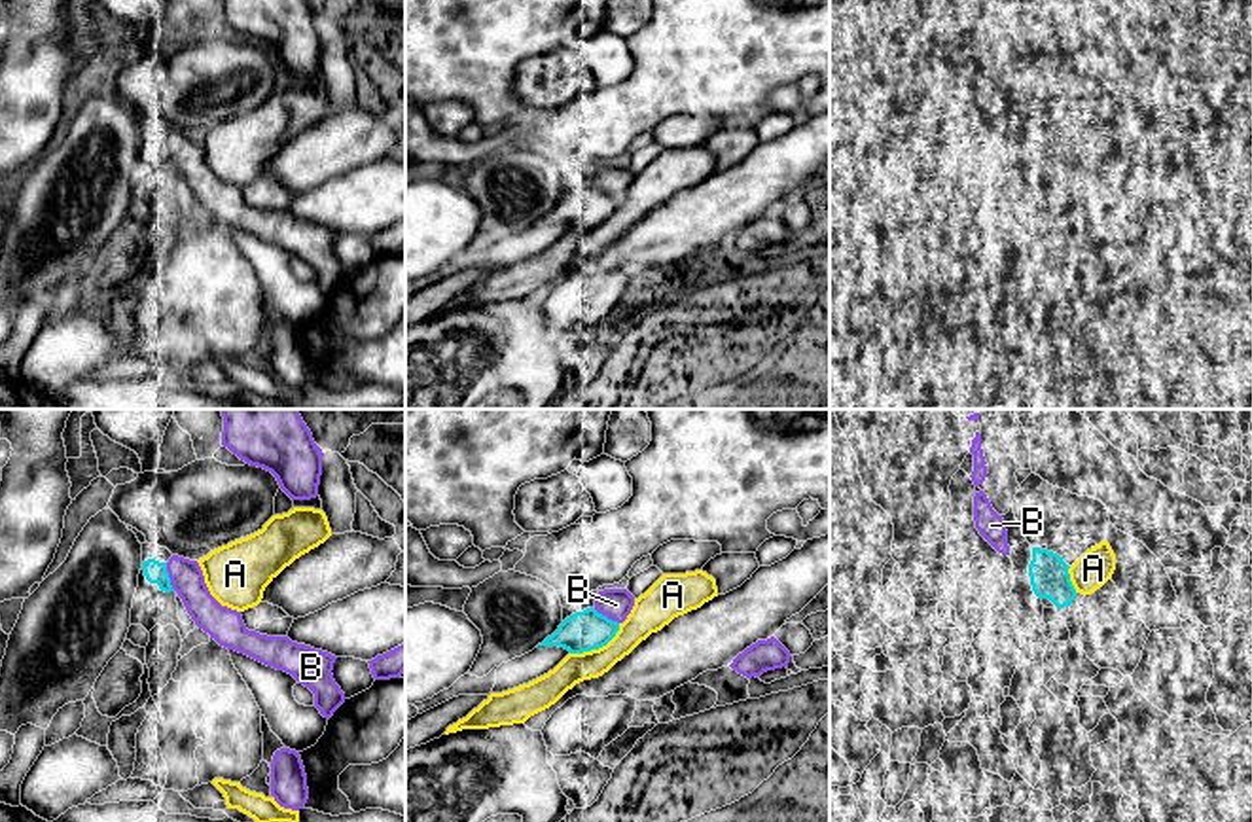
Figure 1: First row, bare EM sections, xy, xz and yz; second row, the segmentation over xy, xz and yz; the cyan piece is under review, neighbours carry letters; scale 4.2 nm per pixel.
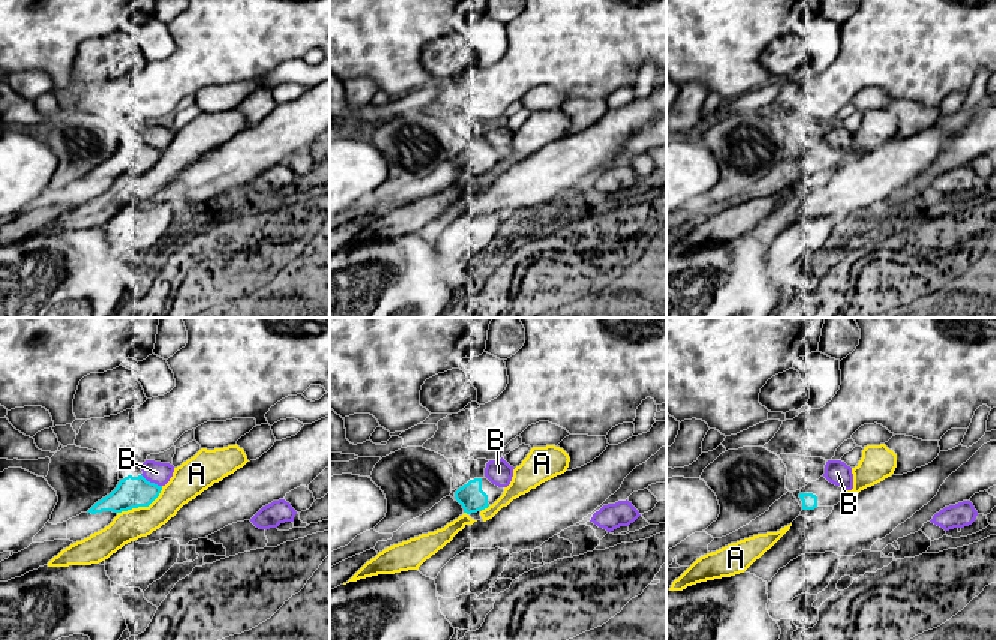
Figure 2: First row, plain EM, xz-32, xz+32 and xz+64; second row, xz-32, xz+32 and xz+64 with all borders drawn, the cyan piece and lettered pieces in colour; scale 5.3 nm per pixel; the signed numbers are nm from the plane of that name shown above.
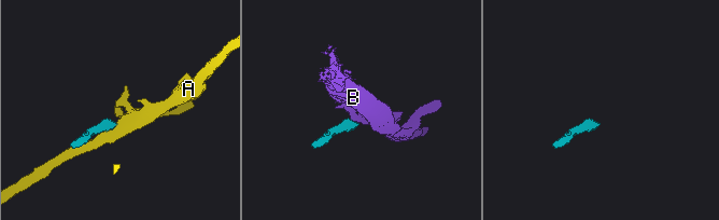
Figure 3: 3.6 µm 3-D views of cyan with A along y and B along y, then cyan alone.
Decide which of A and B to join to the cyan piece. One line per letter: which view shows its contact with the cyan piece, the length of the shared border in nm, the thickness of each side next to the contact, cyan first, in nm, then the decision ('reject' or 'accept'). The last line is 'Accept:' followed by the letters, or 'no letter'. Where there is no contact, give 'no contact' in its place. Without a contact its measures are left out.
A: meets cyan in xz; contact 260 nm long; 170 nm thick on the cyan side, 140 nm on the other; reject
B: meets cyan in xy; contact 130 nm long; 100 nm thick on the cyan side, 140 nm on the other; reject
Accept: no letter

